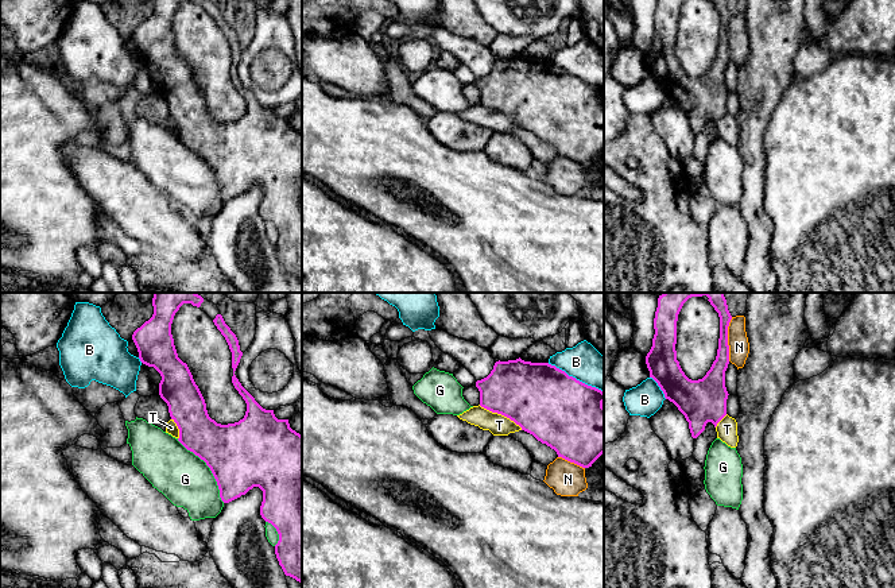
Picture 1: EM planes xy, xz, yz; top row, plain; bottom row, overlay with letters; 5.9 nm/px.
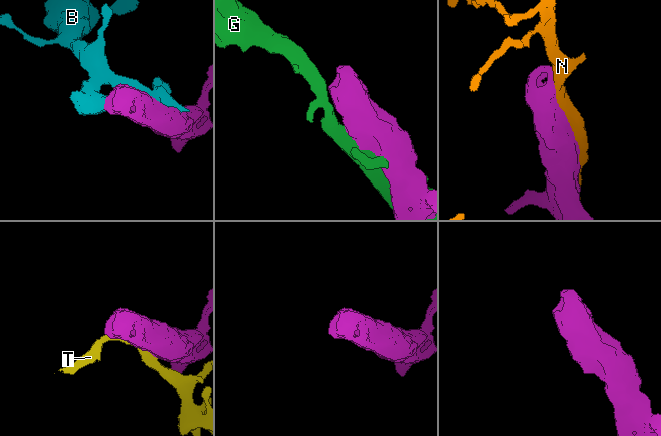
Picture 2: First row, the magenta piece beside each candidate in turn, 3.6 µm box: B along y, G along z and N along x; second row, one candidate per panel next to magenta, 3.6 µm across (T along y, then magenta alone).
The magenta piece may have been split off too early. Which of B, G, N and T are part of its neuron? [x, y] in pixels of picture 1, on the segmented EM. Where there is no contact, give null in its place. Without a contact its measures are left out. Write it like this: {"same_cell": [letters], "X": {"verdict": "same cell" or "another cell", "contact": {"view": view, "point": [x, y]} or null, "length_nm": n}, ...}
{"same_cell": [], "B": {"verdict": "another cell", "contact": {"view": "xz", "point": [574, 378]}, "length_nm": 380}, "G": {"verdict": "another cell", "contact": {"view": "xy", "point": [209, 467]}, "length_nm": 480}, "N": {"verdict": "another cell", "contact": {"view": "yz", "point": [727, 339]}, "length_nm": 260}, "T": {"verdict": "another cell", "contact": {"view": "xz", "point": [500, 413]}, "length_nm": 300}}

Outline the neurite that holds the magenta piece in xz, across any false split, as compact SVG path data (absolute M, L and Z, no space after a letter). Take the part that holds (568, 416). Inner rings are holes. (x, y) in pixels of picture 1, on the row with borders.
M520 357L499 360L487 378L476 382L476 387L481 407L510 418L554 449L558 457L589 468L604 453L604 392L555 365L524 361Z

